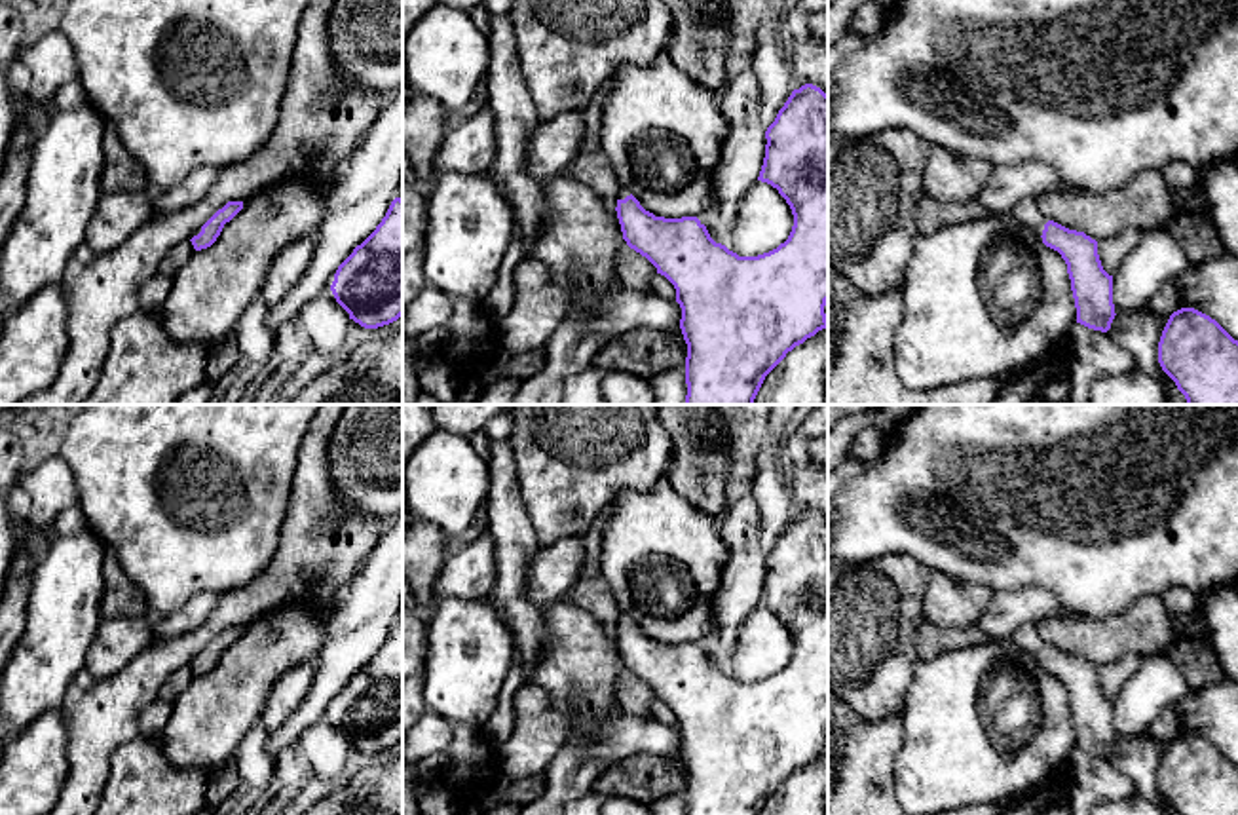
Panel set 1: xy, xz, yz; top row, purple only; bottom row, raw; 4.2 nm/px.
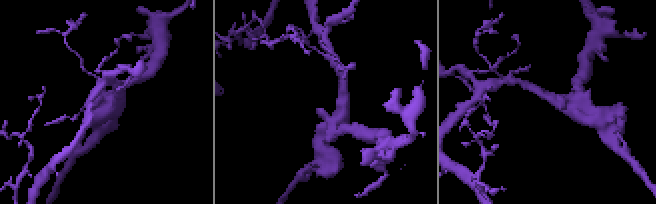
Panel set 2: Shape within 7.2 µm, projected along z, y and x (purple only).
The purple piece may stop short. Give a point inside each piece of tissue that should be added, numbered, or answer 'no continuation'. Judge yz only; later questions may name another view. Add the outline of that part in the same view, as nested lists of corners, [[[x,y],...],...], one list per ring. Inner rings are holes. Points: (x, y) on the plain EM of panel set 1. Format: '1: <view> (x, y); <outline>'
1: yz (1028, 639); [[[1022,625],[1014,635],[1012,635],[1014,644],[1018,650],[1033,663],[1042,667],[1042,655],[1044,650],[1048,648],[1048,642],[1044,642],[1037,631],[1037,625]]]

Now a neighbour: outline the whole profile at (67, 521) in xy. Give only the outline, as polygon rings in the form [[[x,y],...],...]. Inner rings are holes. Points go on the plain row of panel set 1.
[[[78,503],[72,507],[61,509],[55,515],[49,528],[55,536],[70,536],[70,534],[80,534],[80,532],[89,532],[87,519]]]

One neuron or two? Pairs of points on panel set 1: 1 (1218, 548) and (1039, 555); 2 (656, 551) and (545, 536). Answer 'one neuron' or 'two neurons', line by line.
1: one neuron
2: two neurons

